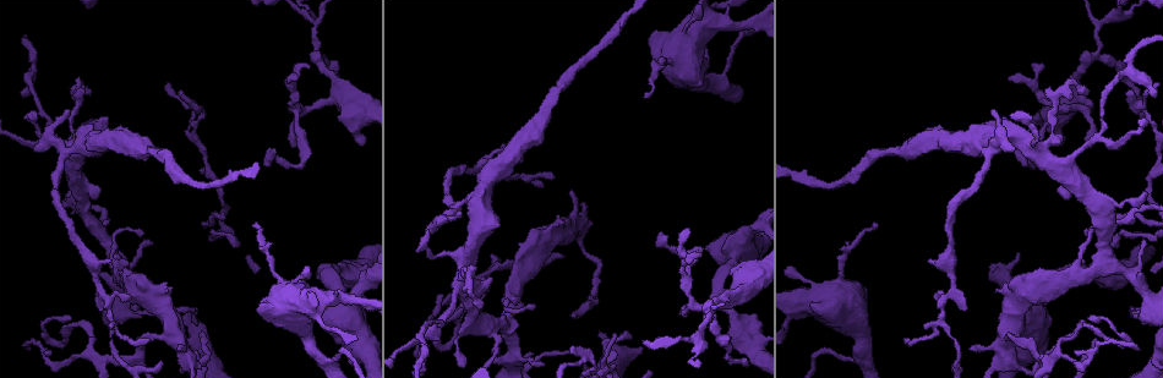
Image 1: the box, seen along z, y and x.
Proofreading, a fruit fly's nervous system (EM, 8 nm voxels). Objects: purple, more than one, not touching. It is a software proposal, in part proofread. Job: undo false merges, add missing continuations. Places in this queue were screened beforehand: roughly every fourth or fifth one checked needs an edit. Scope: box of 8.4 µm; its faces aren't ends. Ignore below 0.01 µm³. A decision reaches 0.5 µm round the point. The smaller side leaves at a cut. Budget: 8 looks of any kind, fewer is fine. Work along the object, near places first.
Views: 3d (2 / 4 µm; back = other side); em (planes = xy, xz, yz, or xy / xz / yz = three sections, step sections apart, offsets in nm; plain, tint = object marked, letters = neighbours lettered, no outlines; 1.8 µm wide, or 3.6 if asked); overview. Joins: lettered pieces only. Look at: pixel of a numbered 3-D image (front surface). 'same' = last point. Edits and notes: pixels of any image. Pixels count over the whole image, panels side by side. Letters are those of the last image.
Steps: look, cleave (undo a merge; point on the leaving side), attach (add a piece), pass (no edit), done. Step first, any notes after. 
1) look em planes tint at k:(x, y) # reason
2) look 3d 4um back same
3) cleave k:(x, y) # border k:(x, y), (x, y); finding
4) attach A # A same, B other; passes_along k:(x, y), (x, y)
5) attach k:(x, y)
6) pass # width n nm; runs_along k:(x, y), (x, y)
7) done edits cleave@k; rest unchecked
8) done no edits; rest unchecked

look 3d 2um at 1:(1142, 313) # two arms in line, one across

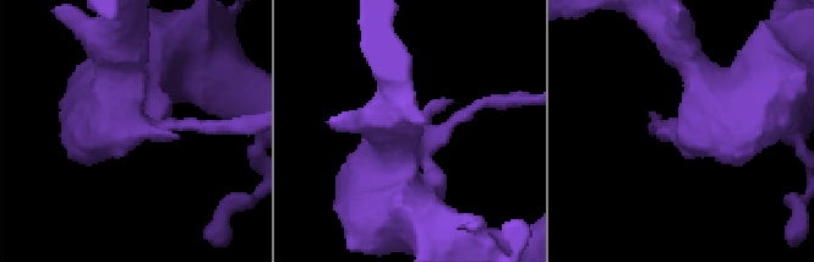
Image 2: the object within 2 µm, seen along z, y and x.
look em planes letters at 2:(452, 117) # arms 3; shape alone is not enough

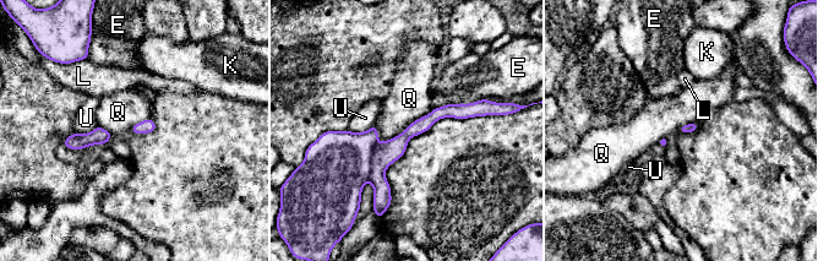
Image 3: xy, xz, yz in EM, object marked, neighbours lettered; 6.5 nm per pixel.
pass # width 60 nm; E other, K other, L other, Q other, U other; border 3:(434, 108), (399, 134), (376, 141); continuous, no second neuron

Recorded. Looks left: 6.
look 3d 4um at 1:(68, 322) # sharp bend

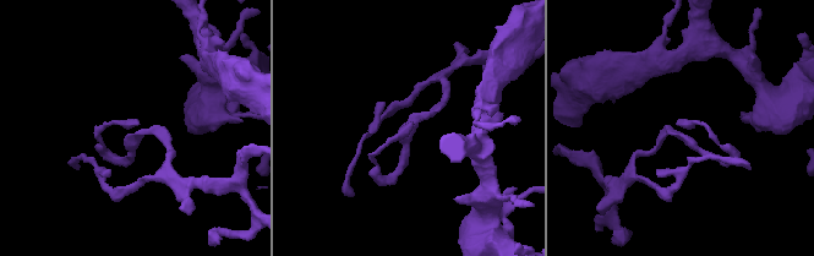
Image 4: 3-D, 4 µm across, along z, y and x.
look em xy step 8 tint at 4:(407, 127) # shape alone is not enough

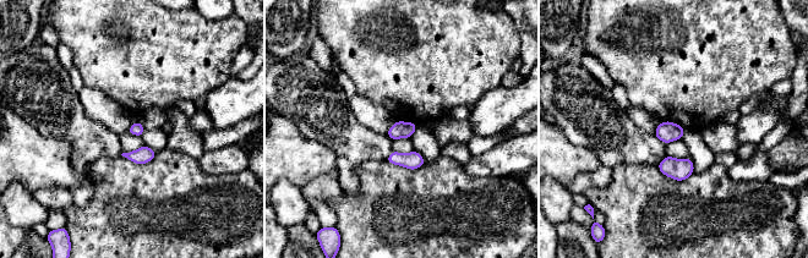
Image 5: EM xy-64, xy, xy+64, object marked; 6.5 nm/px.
look em planes letters same

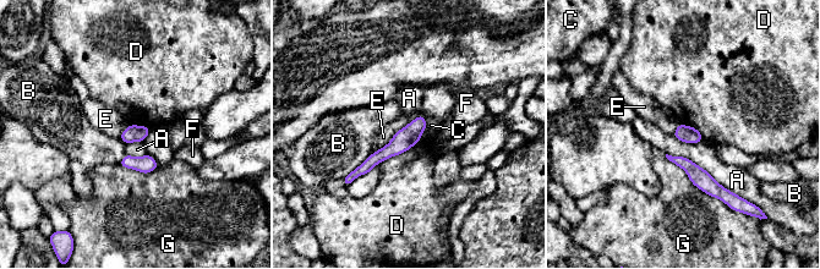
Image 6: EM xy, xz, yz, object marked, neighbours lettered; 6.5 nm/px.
pass # A other, B other, C other, D other, E other, F other, G other; runs_along 6:(421, 119), (395, 147), (351, 176); all the same neuron

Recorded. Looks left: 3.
look em planes tint at 1:(1005, 337) # thick turns thin

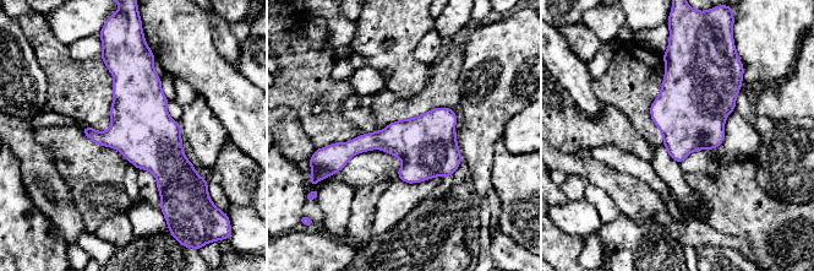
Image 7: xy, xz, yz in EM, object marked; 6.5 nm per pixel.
look em planes letters same # see the neighbours

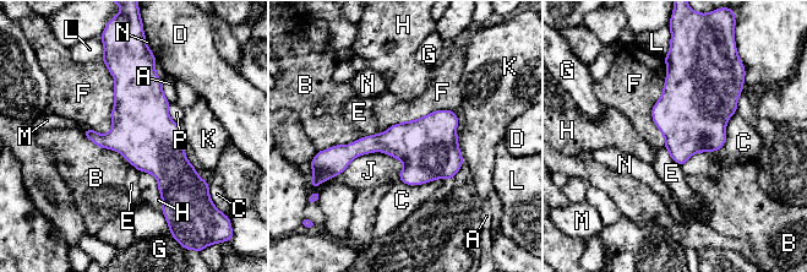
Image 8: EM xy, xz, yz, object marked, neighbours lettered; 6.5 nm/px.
pass # A other, B other, C other, D other, E other, F other, G other, H other, J other, K other, L other, M other, N other, P other; border 8:(101, 58), (114, 80), (103, 135); continuous, no second neuron

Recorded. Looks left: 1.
look em planes letters at 1:(1145, 191) # branch stops here

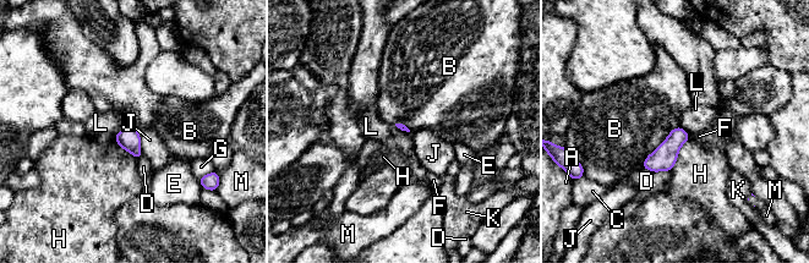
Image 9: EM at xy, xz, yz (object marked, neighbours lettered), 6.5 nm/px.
pass # A other, B other, C other, D other, E other, F other, G other, H other, J other, K other, L other, M other; border 9:(679, 125), (646, 157), (640, 166); no lettered piece goes on from it

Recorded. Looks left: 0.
done no edits; rest unchecked

